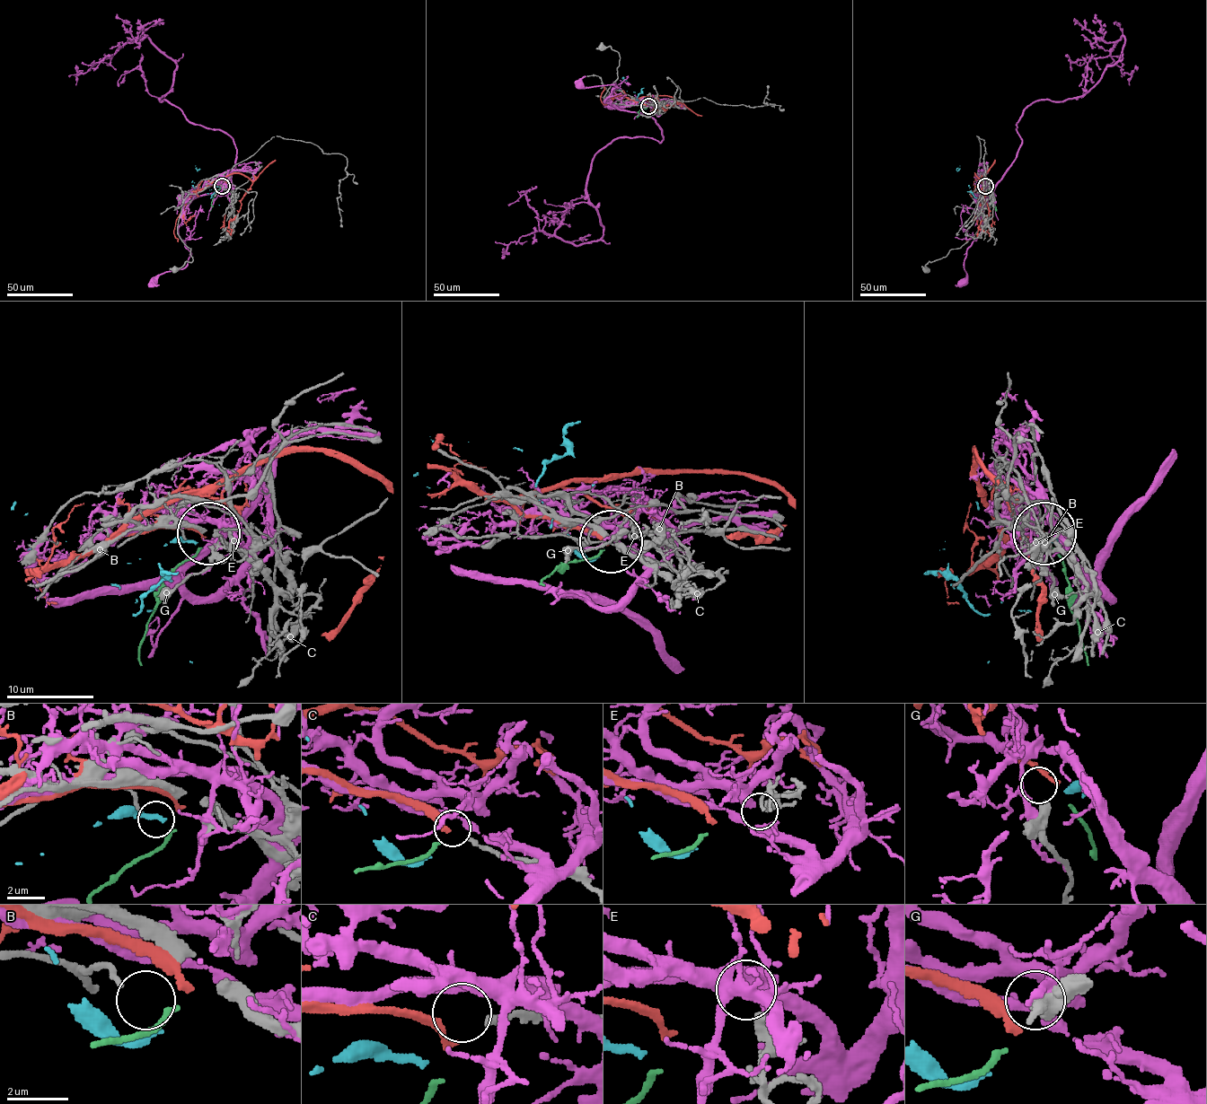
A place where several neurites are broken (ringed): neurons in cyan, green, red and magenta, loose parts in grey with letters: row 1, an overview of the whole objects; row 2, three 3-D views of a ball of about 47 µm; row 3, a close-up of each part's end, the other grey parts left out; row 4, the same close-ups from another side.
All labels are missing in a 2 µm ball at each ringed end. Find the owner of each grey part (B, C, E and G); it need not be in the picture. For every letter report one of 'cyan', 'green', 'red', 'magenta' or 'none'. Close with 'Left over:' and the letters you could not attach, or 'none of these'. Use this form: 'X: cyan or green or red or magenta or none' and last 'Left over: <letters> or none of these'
B: green
C: red
E: magenta
G: none
Left over: G

